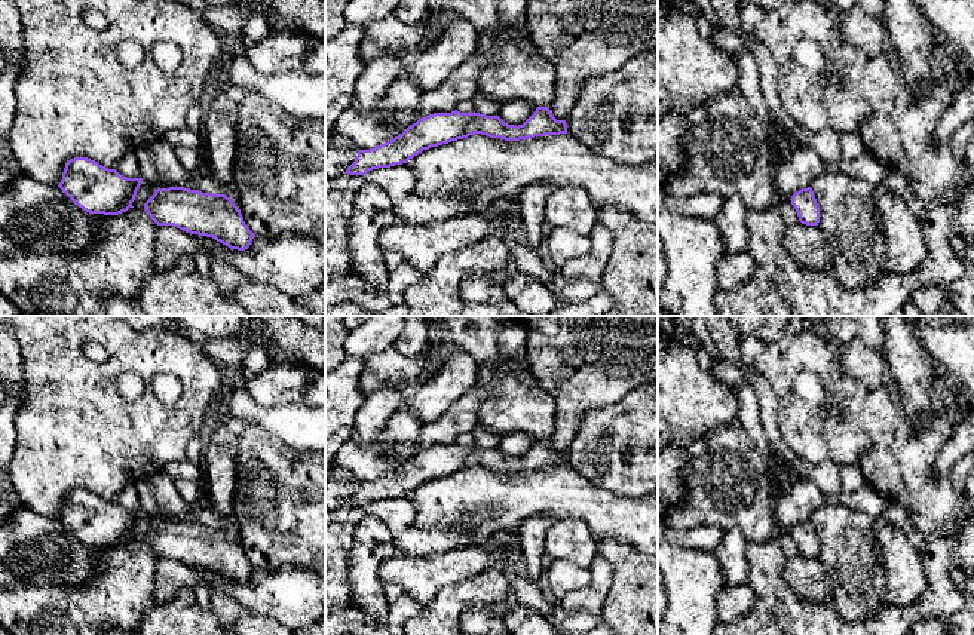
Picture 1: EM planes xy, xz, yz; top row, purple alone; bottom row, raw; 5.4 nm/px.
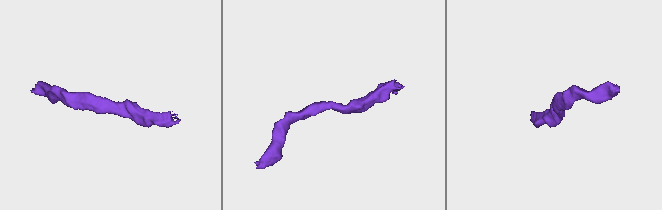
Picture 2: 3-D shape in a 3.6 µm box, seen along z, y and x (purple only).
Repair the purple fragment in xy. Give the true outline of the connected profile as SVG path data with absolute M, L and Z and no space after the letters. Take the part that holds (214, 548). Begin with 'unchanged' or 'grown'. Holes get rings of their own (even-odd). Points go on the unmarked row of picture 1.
unchanged; M184 519L157 521L144 536L144 543L157 558L212 570L230 582L245 583L255 570L241 542L226 527Z

